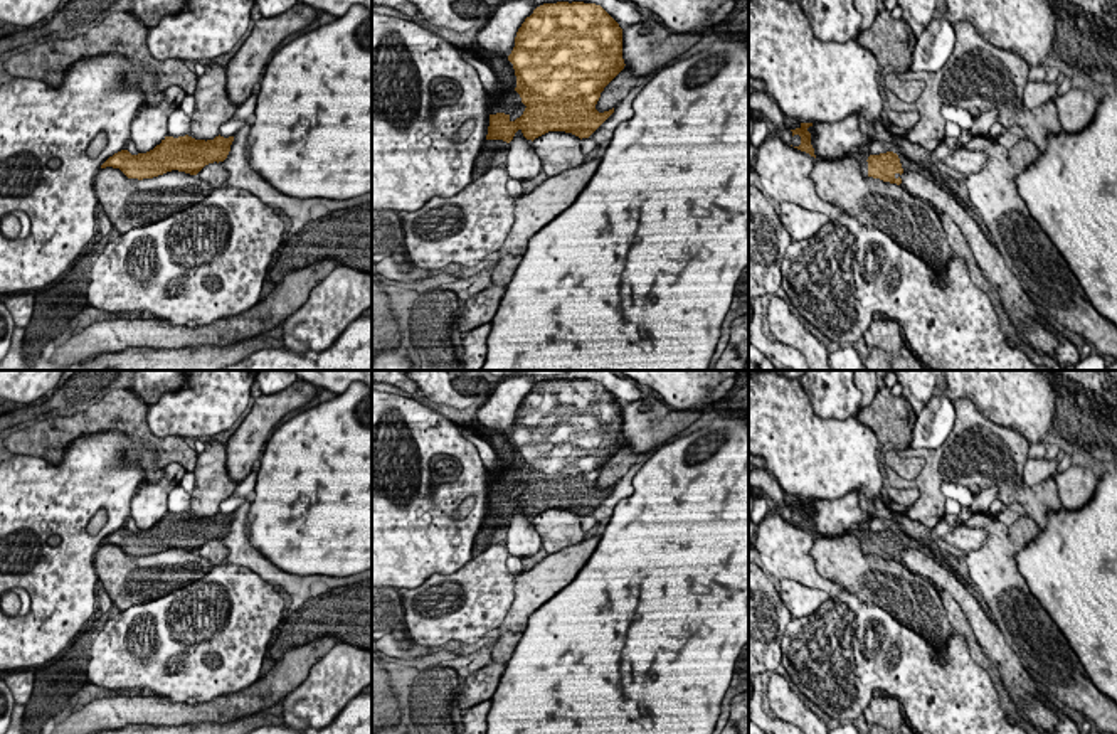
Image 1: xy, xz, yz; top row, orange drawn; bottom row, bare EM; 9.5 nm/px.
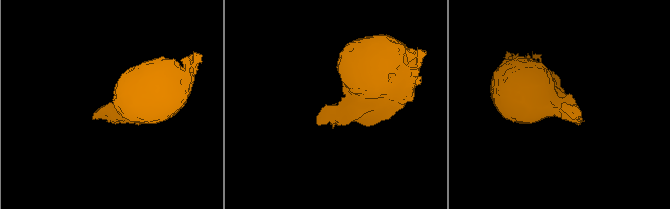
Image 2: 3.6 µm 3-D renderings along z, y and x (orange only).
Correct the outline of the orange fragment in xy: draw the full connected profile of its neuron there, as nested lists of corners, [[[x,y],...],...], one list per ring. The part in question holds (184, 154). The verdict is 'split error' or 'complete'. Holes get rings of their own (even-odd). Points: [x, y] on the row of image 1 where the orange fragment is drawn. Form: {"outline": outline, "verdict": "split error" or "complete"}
{"outline": [[[165,136],[160,145],[146,153],[131,155],[121,150],[109,157],[101,168],[119,168],[128,178],[153,178],[172,170],[197,175],[205,165],[224,162],[230,152],[234,136],[195,140],[185,136]]], "verdict": "complete"}

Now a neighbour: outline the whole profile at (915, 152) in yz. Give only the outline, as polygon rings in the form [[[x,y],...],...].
[[[902,136],[895,141],[893,153],[897,153],[898,157],[903,155],[917,165],[925,167],[932,173],[932,177],[940,185],[944,185],[949,190],[949,194],[956,195],[959,202],[964,205],[962,199],[959,197],[959,182],[947,178],[934,168],[937,162],[932,158],[930,150],[927,150],[920,143],[912,143],[905,136]]]

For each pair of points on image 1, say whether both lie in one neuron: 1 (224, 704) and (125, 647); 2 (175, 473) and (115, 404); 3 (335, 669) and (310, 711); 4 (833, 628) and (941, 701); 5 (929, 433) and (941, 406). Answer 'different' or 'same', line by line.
1: different
2: different
3: same
4: same
5: same

